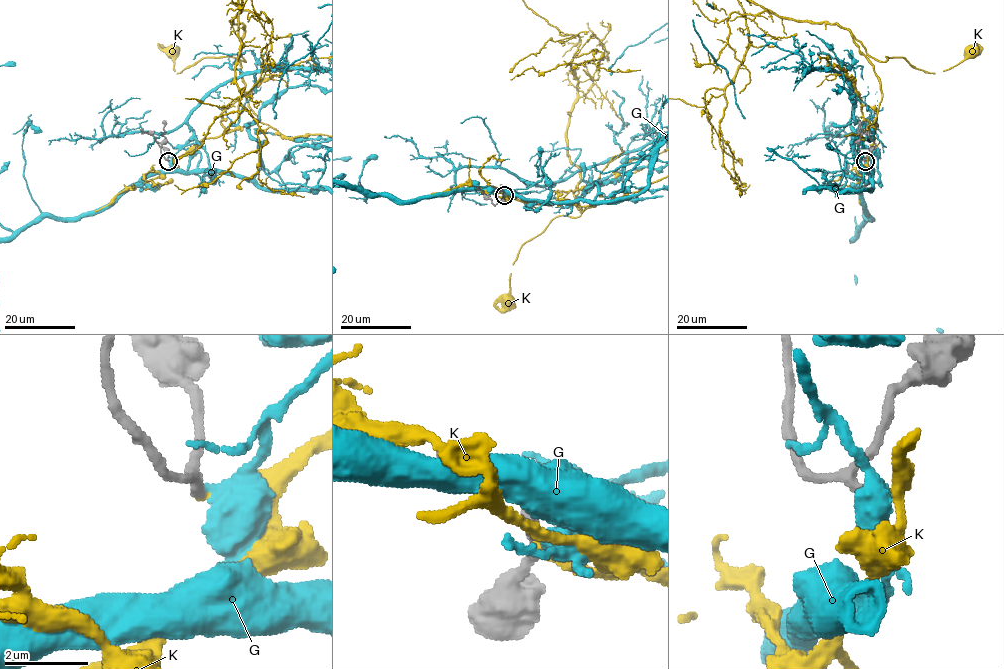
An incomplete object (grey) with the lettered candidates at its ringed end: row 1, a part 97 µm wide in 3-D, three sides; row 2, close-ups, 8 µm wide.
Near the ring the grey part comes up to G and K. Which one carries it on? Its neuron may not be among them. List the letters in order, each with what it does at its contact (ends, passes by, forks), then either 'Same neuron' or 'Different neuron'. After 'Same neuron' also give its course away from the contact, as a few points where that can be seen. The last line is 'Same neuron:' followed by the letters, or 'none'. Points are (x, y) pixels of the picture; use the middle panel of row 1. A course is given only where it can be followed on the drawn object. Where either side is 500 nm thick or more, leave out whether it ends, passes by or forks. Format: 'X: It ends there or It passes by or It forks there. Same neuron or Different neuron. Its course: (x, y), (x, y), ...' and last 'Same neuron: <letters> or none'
G: Different neuron
K: It ends there. Same neuron. Its course: (505, 196), (594, 206), (581, 212), (574, 196), (582, 213), (555, 217), (521, 246), (508, 301)
Same neuron: K

